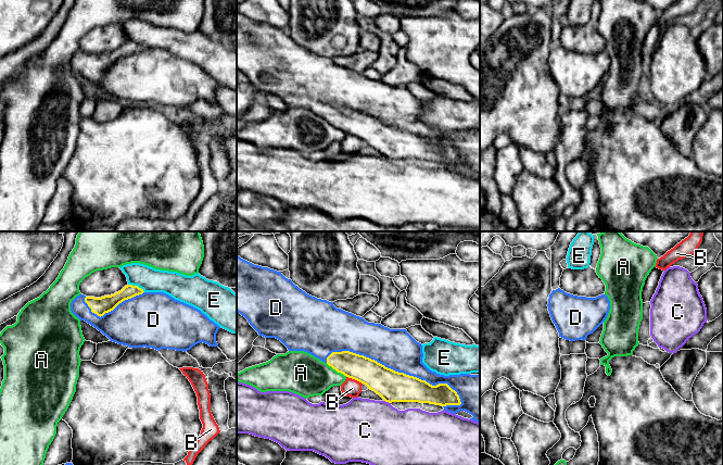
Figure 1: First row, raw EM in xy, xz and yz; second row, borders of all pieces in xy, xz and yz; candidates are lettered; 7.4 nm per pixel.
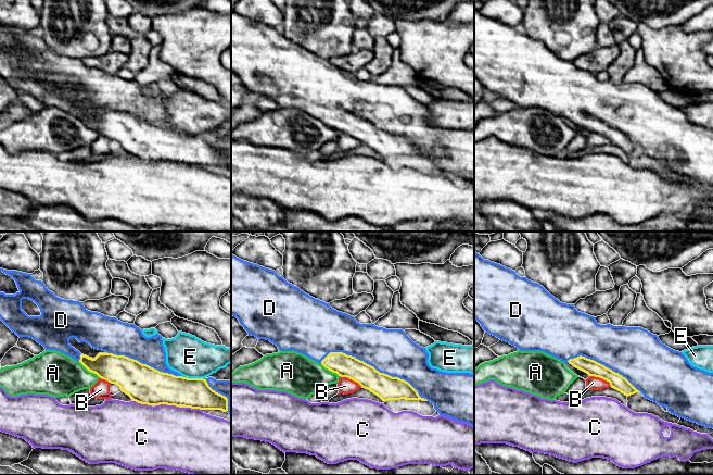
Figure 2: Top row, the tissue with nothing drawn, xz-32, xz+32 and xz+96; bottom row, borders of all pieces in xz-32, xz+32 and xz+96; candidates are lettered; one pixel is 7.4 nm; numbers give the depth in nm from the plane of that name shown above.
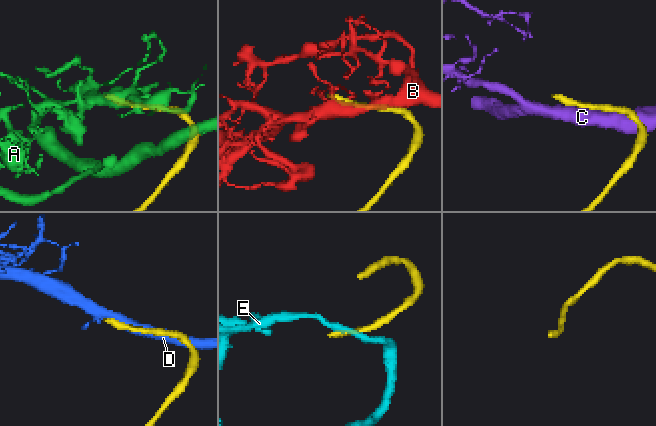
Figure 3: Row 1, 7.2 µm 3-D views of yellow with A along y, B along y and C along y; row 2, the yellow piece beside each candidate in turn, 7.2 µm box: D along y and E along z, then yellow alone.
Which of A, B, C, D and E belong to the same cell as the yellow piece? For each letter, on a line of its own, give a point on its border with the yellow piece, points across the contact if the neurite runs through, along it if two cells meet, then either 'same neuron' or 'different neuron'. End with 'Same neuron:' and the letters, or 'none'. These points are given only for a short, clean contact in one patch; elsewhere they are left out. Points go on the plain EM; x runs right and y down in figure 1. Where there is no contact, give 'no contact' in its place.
A: meets yellow in xz at (337, 127); border along xz (326, 120), (346, 133); different neuron
B: meets yellow in xz at (354, 135); border along xz (346, 133), (362, 140); different neuron
C: meets yellow in xz at (388, 158); different neuron
D: meets yellow in xz at (396, 128); same neuron
E: meets yellow in xy at (137, 42); different neuron
Same neuron: D

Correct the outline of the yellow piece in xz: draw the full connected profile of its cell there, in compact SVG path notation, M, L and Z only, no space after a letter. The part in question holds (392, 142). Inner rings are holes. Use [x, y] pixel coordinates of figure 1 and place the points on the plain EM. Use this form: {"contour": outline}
{"contour": "M237 12L237 68L265 95L280 97L289 108L304 108L338 129L355 136L385 159L441 162L456 171L465 167L480 179L480 131L444 133L422 120L422 102L406 86L390 86L337 65L333 59L307 51L281 28L254 22Z"}

